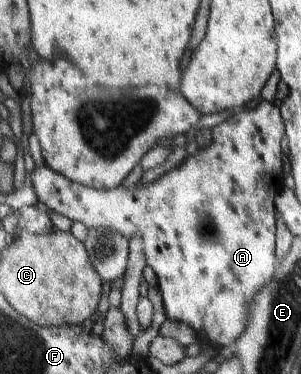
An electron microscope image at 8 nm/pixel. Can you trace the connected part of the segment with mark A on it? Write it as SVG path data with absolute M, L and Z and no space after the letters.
M260 100L255 106L254 109L237 109L227 121L211 128L212 141L208 147L198 149L194 155L188 156L183 162L180 162L178 168L174 168L158 180L148 183L148 185L141 185L138 182L136 187L130 187L130 189L120 185L116 187L116 189L97 190L70 181L70 179L60 173L56 173L56 171L46 165L35 167L34 171L30 173L30 185L34 187L36 199L44 203L49 210L68 217L70 221L78 221L78 223L86 225L88 229L112 229L112 231L120 233L124 239L128 240L132 239L132 237L140 237L140 243L142 243L142 247L144 247L146 263L152 267L156 274L157 286L159 287L160 293L162 293L163 305L165 306L167 317L171 320L187 323L194 329L200 342L205 341L218 349L232 347L234 343L238 341L238 337L244 333L246 323L248 323L248 305L254 301L258 289L264 287L264 285L274 277L274 269L276 269L277 266L275 256L275 199L280 193L284 180L281 141L285 135L285 125L279 107L273 102Z

